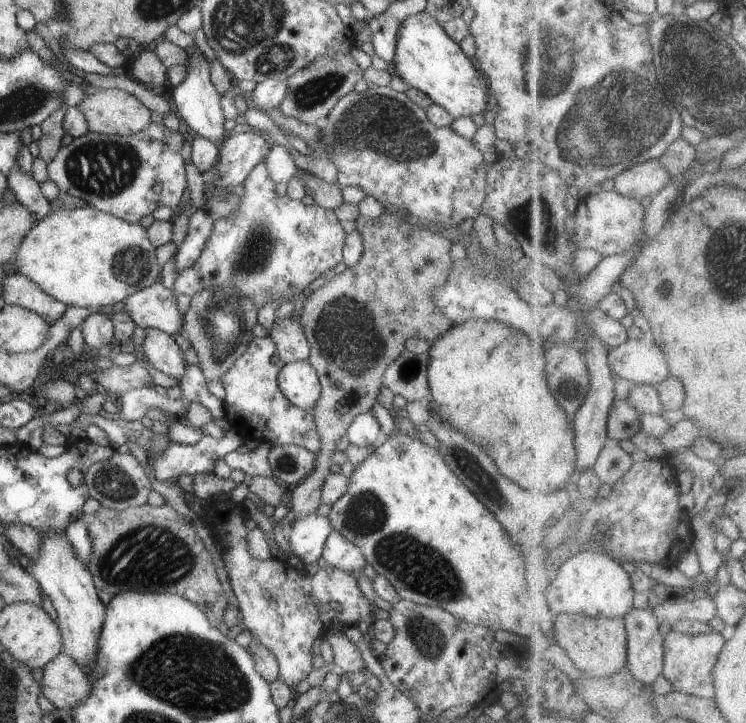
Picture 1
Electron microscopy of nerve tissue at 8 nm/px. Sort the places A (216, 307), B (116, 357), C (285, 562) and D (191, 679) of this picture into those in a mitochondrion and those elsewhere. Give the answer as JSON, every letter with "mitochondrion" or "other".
{"A":"mitochondrion","B":"other","C":"other","D":"mitochondrion"}

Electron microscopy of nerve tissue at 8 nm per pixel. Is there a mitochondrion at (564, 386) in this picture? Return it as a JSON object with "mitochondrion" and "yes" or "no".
{"mitochondrion":"yes"}

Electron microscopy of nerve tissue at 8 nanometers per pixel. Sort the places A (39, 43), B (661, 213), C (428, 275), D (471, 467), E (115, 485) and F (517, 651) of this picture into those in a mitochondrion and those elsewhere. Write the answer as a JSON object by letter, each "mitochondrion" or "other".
{"A":"other","B":"other","C":"other","D":"mitochondrion","E":"mitochondrion","F":"other"}

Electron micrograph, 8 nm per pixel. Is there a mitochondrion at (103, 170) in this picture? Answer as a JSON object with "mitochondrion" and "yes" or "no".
{"mitochondrion":"yes"}

